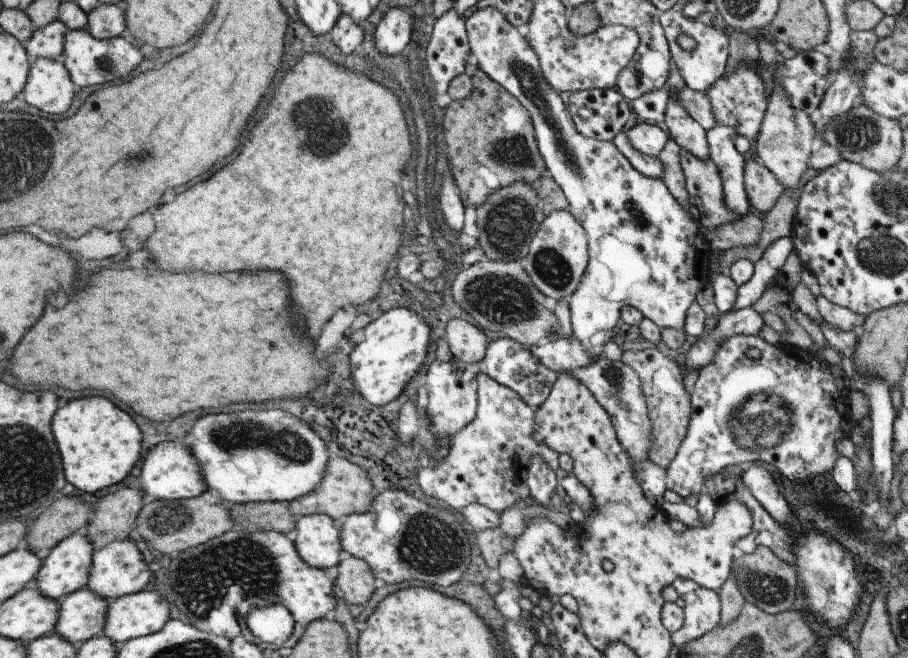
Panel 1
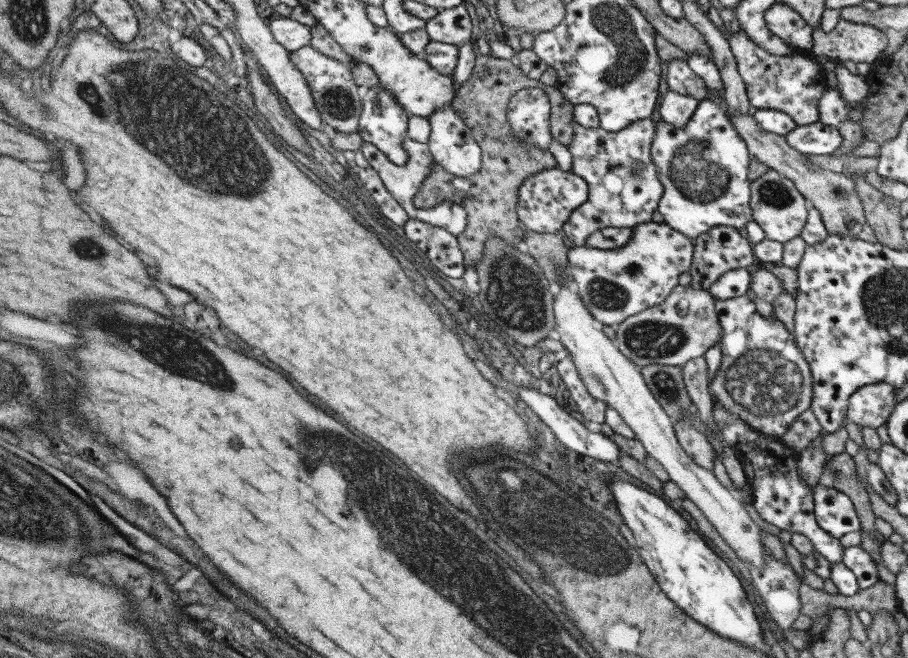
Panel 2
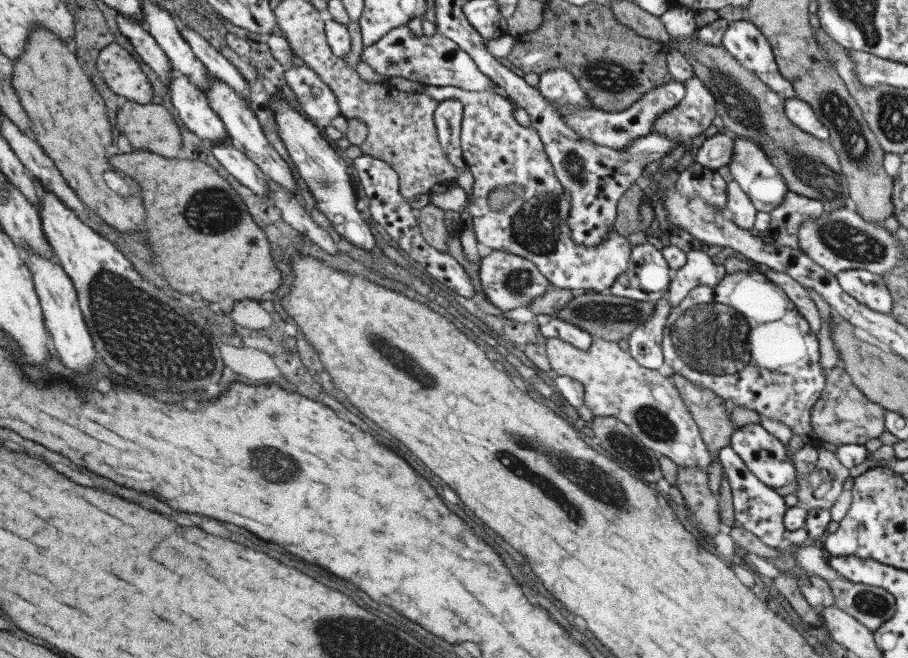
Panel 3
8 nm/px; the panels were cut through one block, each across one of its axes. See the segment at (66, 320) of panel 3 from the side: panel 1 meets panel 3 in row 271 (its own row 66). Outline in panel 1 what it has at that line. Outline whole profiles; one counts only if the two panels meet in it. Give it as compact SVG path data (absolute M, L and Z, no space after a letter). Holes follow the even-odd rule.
M39 57L30 63L22 93L27 104L59 116L69 108L76 89L61 60Z

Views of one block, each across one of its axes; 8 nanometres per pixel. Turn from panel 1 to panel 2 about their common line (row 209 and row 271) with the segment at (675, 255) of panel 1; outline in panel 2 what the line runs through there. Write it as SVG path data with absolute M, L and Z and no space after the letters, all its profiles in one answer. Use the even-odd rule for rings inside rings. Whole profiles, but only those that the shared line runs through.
M649 221L631 228L631 238L621 248L615 248L615 250L603 250L589 246L570 248L566 251L567 275L579 292L579 300L587 308L587 312L593 316L599 326L610 327L612 324L619 325L632 314L663 302L671 289L678 284L679 274L690 269L692 256L693 239L683 236L665 223Z

